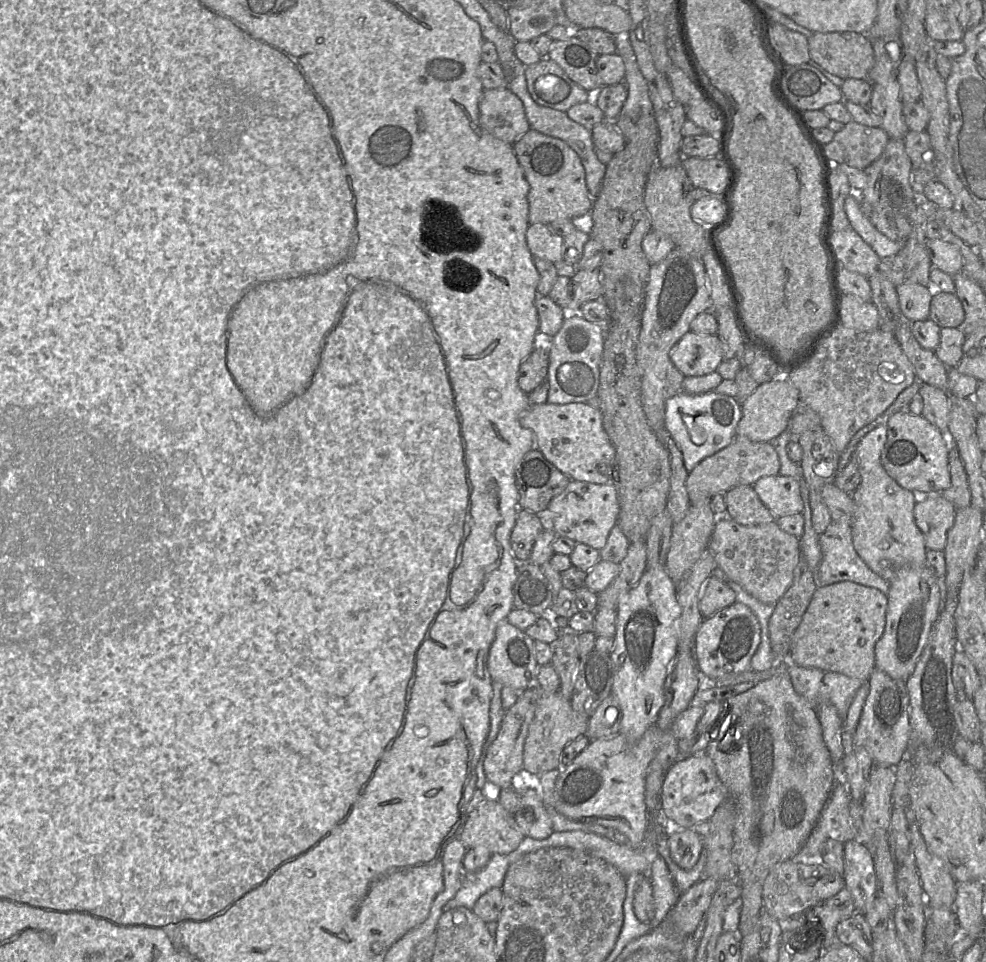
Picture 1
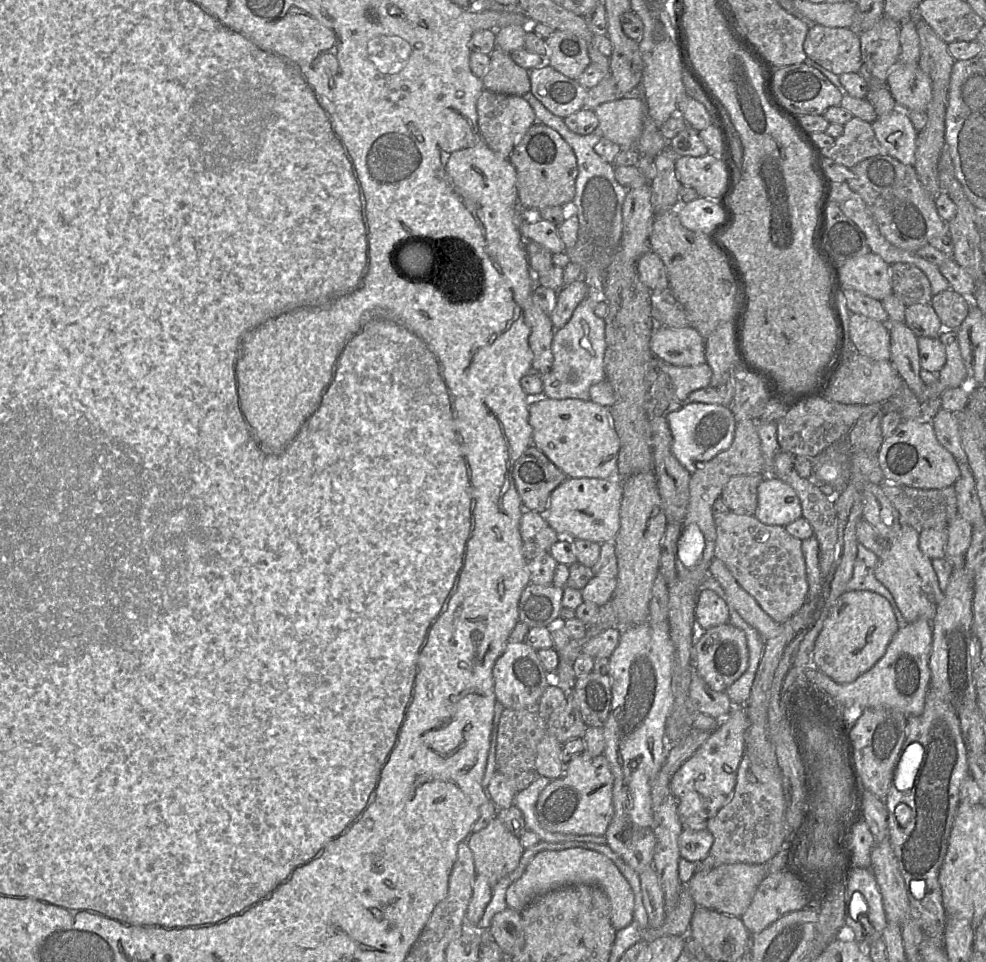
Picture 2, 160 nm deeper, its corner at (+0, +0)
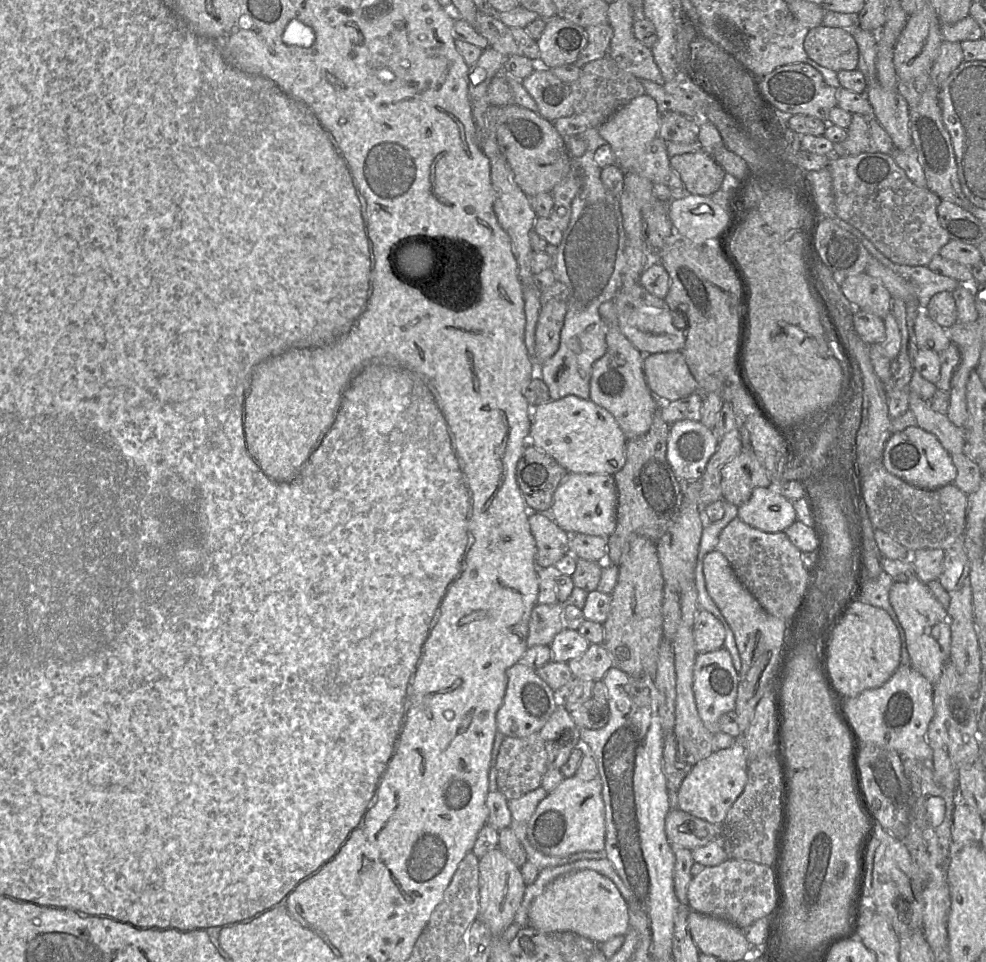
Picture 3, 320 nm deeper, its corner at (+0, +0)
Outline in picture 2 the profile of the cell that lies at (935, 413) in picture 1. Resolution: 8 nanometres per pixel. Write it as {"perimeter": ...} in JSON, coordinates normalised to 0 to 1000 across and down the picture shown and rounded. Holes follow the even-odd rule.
{"perimeter":[[[954,424],[944,440],[950,456],[968,475],[971,481],[982,481],[981,473],[975,460],[971,430]]]}

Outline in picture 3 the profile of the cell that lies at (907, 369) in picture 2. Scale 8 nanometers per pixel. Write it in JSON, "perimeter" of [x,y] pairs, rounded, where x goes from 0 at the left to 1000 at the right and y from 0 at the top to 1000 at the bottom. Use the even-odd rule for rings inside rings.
{"perimeter":[[[924,406],[922,425],[929,432],[930,443],[947,451],[963,473],[979,469],[978,447],[968,442],[960,429],[947,427],[938,415]]]}

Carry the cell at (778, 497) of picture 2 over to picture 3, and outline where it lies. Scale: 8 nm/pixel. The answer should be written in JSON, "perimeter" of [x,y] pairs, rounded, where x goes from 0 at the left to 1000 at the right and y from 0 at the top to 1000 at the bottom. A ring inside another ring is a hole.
{"perimeter":[[[786,505],[768,506],[761,519],[748,527],[748,537],[758,546],[774,553],[795,553],[807,540],[804,522],[795,517]]]}

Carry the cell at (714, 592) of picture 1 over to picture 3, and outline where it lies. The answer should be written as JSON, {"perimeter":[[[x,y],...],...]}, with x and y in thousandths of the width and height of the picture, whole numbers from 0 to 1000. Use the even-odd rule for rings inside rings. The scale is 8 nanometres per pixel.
{"perimeter":[[[710,633],[705,642],[703,661],[707,680],[722,678],[733,673],[735,654],[723,638]]]}

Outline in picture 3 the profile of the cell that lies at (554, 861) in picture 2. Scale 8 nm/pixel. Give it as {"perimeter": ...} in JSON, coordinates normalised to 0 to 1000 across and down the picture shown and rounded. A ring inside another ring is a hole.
{"perimeter":[[[588,904],[565,913],[543,933],[535,948],[535,963],[551,970],[581,969],[611,981],[636,971],[637,939],[618,913],[602,904]]]}

